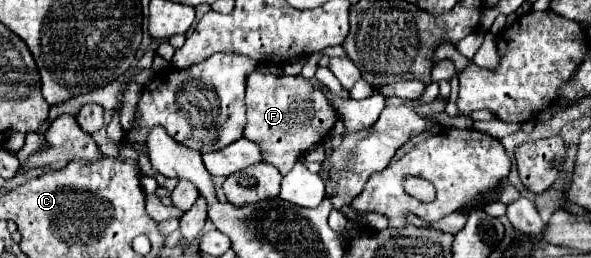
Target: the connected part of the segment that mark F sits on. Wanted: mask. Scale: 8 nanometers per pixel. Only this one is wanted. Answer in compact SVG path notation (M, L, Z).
M253 72L247 78L247 126L245 138L261 146L263 160L287 174L303 152L327 140L335 114L327 98L301 76L275 76Z

